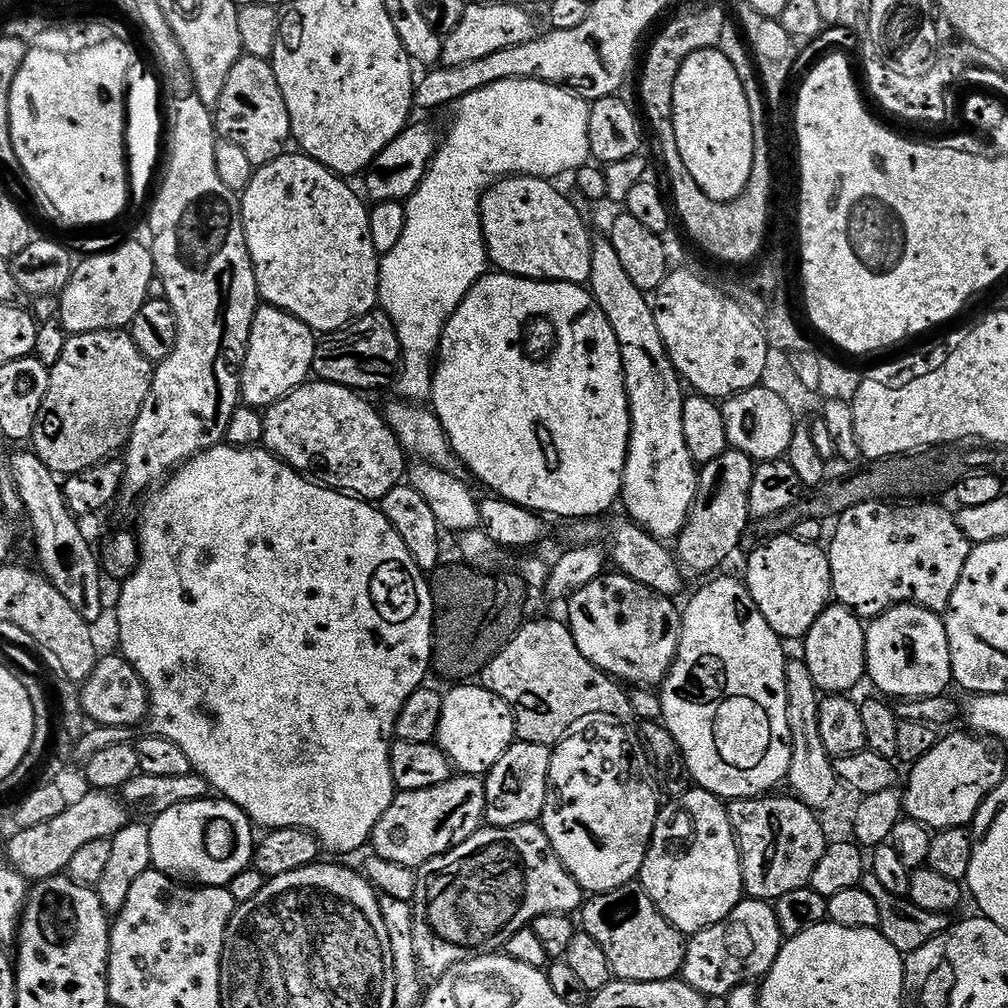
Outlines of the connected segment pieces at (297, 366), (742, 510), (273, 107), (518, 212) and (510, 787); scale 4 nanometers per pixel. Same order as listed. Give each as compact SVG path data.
M260 306L256 309L256 314L252 318L252 333L248 339L246 345L246 351L242 357L242 363L239 365L238 371L241 378L241 390L243 392L243 403L248 405L249 408L255 410L267 410L272 407L272 405L277 404L277 402L288 395L289 392L292 392L296 388L300 387L302 384L309 383L310 377L308 376L312 372L312 363L316 360L316 340L318 340L317 333L313 332L307 324L303 324L299 318L296 316L291 316L289 312L283 312L281 308L274 308L271 306Z
M730 448L720 459L720 486L714 496L708 496L692 511L689 524L680 533L678 556L685 566L696 572L710 572L724 563L739 546L751 519L748 508L749 490L755 476L755 463L748 455Z
M244 54L230 70L222 94L214 107L214 128L232 144L240 147L240 152L252 166L269 164L271 160L285 155L284 143L289 143L292 135L290 114L268 60L259 60Z
M543 177L504 178L484 193L480 218L484 226L484 242L493 265L509 276L523 276L526 280L546 280L562 284L584 286L592 279L592 245L594 236L580 221L579 210Z
M512 743L499 757L484 780L483 819L493 828L516 828L520 824L537 823L544 815L544 803L548 801L548 761L546 748L540 744Z

